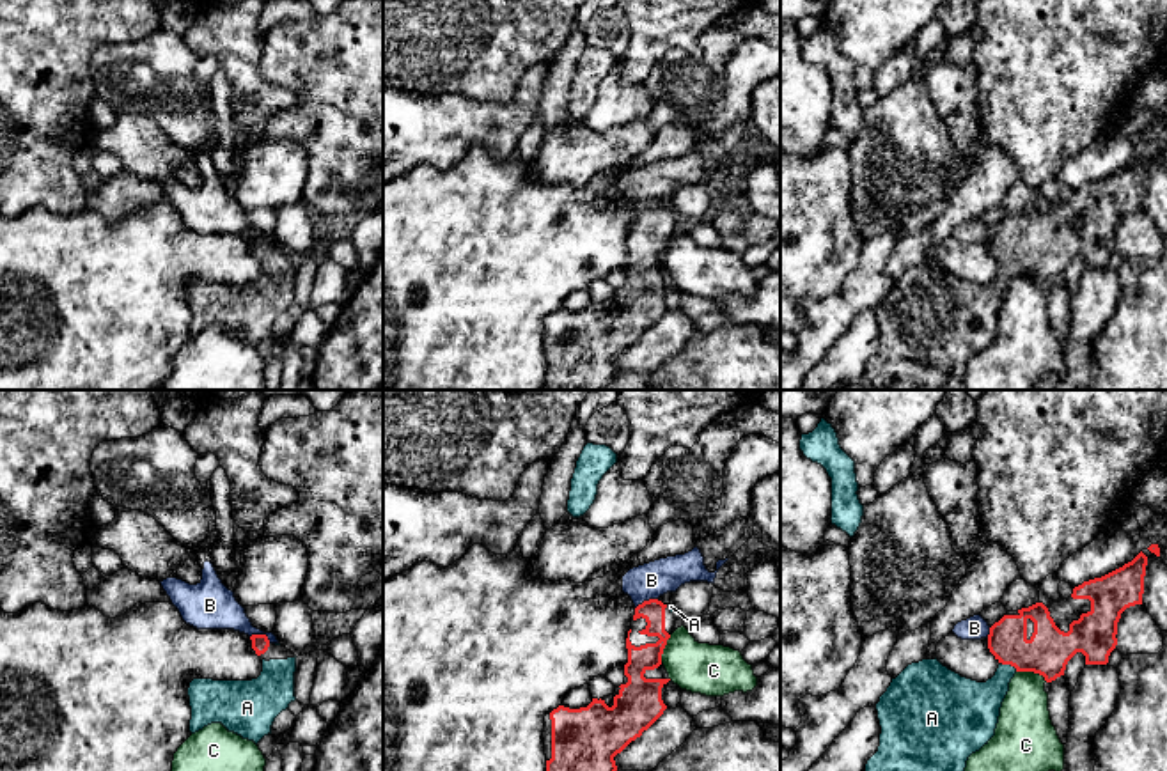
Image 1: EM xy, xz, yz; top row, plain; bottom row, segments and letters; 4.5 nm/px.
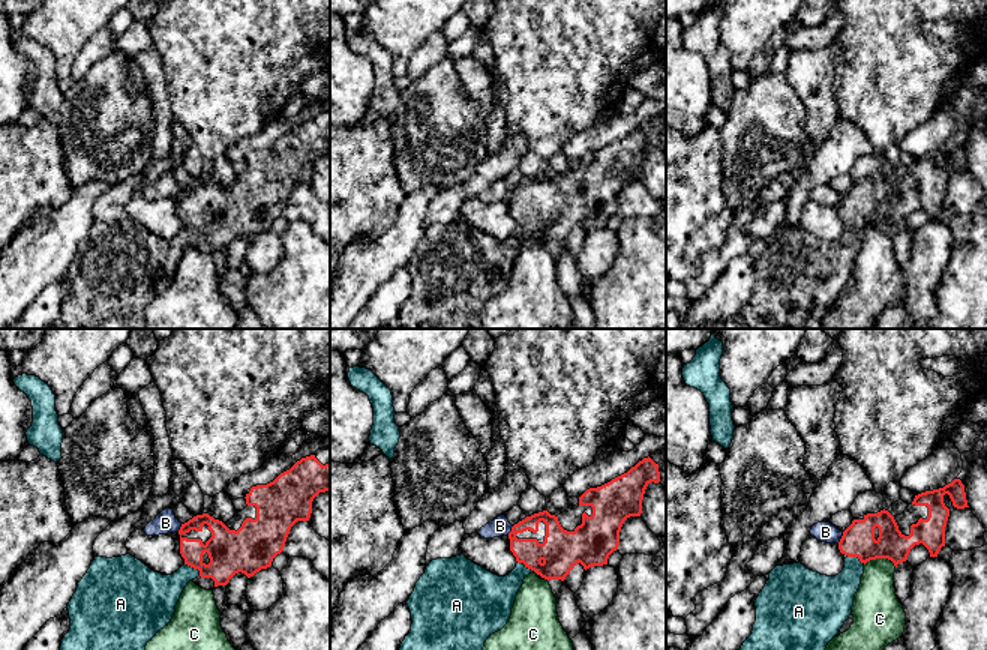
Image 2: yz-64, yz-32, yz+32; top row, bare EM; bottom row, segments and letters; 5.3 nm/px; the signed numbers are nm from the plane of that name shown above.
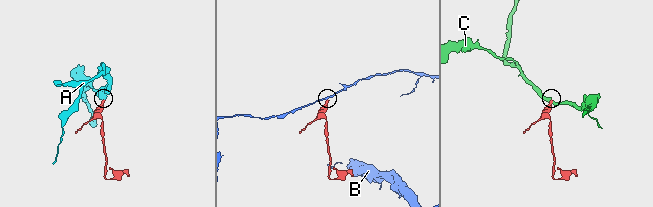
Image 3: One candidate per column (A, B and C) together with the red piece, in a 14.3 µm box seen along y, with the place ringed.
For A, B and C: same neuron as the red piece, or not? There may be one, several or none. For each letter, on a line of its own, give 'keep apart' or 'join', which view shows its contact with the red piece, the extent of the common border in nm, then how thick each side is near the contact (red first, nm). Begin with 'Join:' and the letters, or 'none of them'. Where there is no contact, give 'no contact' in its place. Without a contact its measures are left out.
Join: A
A: join | yz | 90 nm | 200/220 nm
B: keep apart | xy | 100 nm | 80/200 nm
C: keep apart | yz | 150 nm | 200/240 nm

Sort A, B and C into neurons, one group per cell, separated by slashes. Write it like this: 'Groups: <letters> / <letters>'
Groups: A / B / C

